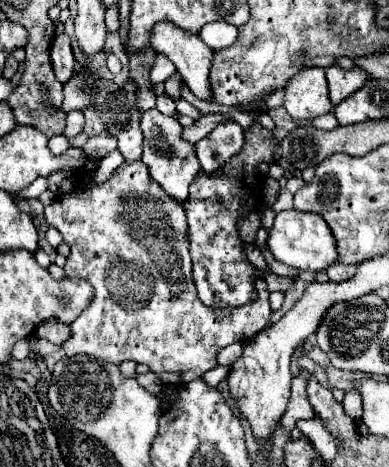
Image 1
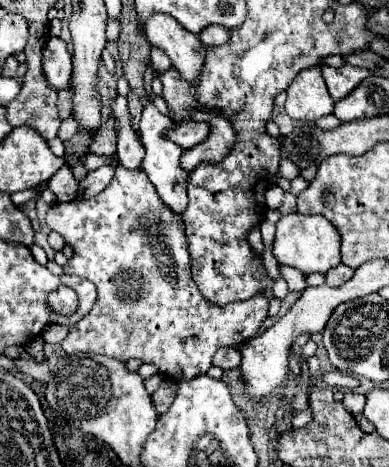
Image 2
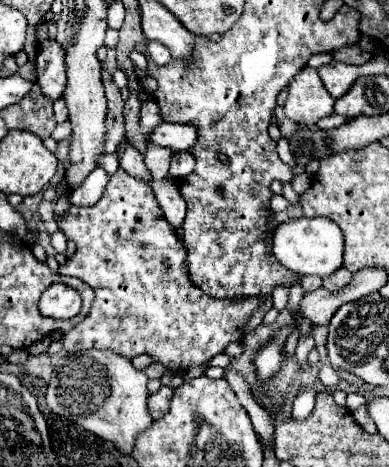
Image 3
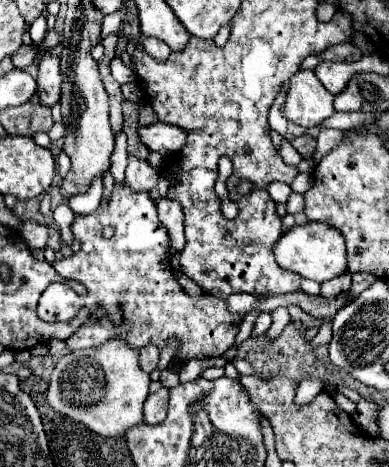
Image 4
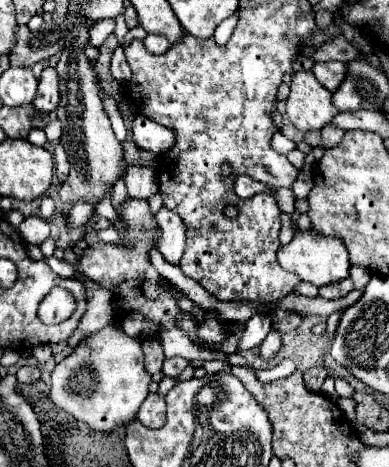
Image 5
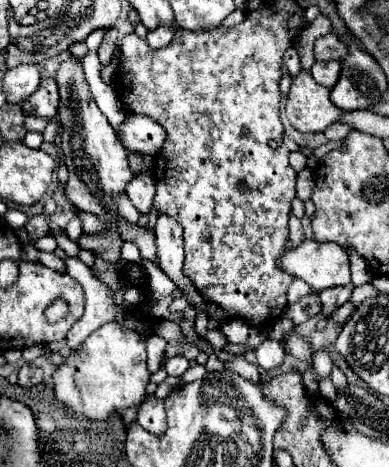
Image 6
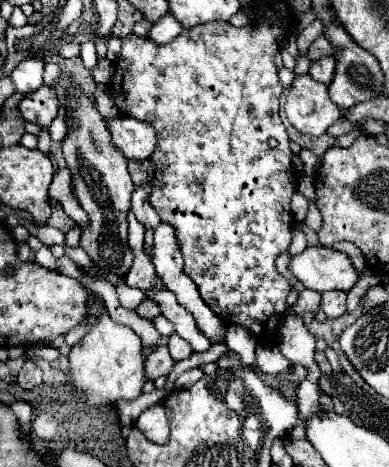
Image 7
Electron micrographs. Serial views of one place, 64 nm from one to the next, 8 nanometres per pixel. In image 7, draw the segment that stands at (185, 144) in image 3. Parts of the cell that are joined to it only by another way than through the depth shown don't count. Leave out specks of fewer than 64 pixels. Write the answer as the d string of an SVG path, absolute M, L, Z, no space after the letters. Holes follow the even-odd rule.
M128 116L106 120L112 144L124 154L126 160L146 160L154 152L156 136L148 124Z

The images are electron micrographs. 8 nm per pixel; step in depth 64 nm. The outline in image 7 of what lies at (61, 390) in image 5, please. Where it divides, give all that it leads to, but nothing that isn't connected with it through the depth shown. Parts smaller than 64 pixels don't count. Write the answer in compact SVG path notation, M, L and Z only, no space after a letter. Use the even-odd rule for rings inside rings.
M102 308L98 312L96 322L88 328L86 336L80 342L76 342L68 354L70 362L68 384L74 390L82 390L86 394L86 402L92 406L114 404L120 398L134 400L136 396L142 394L142 386L146 382L144 360L146 354L142 352L142 344L136 332L122 324L116 324L108 316L108 310Z

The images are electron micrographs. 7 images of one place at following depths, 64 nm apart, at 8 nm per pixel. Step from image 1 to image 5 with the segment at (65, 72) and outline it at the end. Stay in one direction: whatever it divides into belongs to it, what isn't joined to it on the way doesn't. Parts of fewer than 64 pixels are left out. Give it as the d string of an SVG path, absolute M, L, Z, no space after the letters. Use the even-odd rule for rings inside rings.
M44 68L40 82L38 82L38 94L32 100L32 106L36 112L52 112L58 106L58 76L54 68Z

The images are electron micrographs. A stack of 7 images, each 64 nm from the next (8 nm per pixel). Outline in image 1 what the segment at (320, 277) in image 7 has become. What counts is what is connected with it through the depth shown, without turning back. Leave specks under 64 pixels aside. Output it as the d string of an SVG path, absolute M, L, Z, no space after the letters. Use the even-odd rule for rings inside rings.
M284 210L276 216L268 236L268 250L274 254L276 260L294 266L298 270L310 270L310 272L326 270L338 258L336 238L332 236L332 230L328 228L326 220L316 214L298 210Z

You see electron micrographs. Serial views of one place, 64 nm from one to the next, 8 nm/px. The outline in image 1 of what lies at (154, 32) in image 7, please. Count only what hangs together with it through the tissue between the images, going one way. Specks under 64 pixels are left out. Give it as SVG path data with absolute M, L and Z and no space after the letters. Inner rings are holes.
M156 54L156 60L154 60L154 64L152 64L152 72L150 72L150 80L152 80L152 84L156 84L156 82L164 82L168 76L172 76L176 70L174 70L174 64L166 58L166 56L162 56L162 54Z

